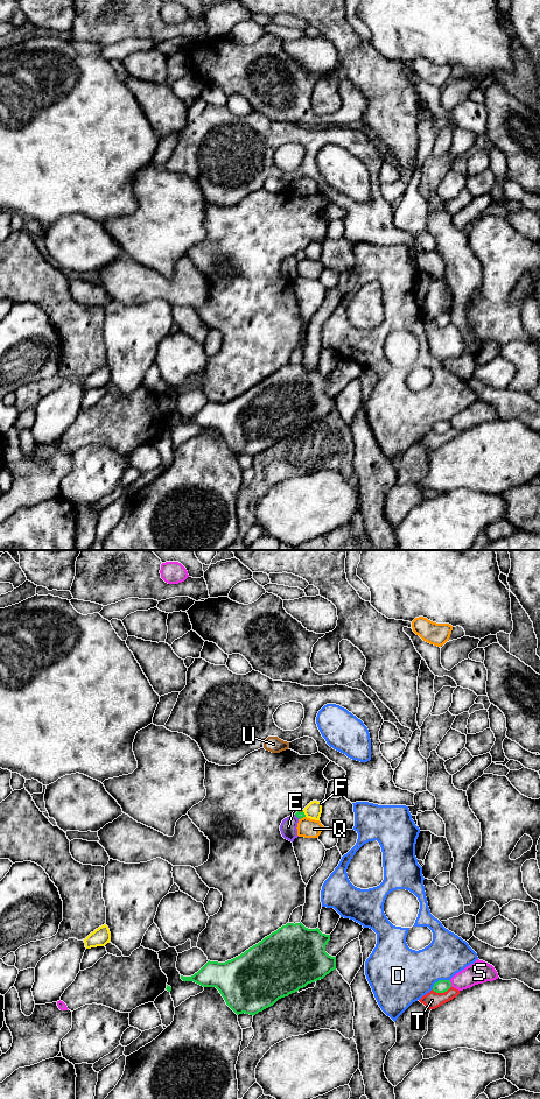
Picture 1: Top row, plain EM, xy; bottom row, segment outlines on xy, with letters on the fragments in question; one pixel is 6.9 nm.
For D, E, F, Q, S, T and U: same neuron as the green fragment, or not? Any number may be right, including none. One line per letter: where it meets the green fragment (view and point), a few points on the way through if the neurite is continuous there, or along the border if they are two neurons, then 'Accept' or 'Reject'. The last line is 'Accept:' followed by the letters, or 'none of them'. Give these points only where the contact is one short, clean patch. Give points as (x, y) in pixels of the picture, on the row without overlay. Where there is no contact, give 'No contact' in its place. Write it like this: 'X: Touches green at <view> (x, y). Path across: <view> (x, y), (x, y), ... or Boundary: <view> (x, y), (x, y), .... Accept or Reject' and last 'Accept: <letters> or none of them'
D: Touches green at xy (439, 421). Reject
E: Touches green at xy (296, 256). Boundary: xy (294, 255), (299, 259). Reject
F: Touches green at xy (303, 254). Reject
Q: Touches green at xy (301, 258). Reject
S: Touches green at xy (450, 424). Reject
T: Touches green at xy (441, 432). Reject
U: Touches green at xy (300, 253). Path across: xy (300, 255), (300, 253), (300, 251). Accept
Accept: U

